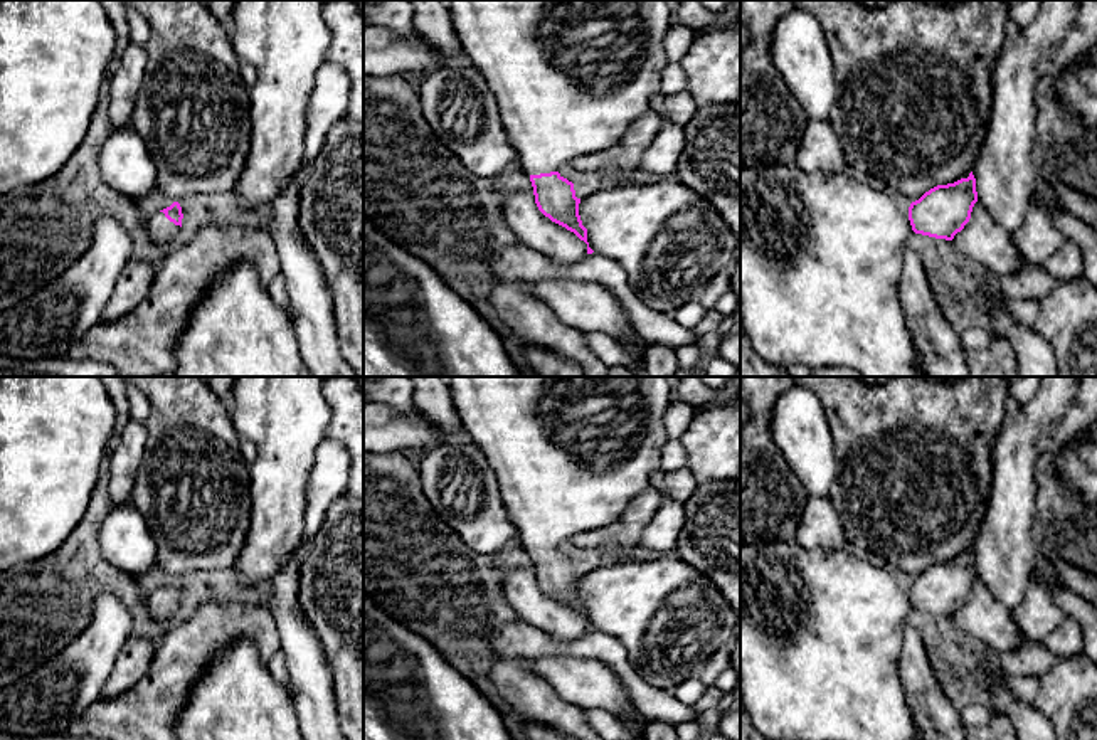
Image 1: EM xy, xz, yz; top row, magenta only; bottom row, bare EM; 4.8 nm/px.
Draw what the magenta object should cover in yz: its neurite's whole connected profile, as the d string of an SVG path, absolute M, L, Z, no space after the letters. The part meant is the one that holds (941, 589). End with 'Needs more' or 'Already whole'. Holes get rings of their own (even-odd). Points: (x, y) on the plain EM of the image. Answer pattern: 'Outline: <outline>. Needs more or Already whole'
Outline: M796 540L769 542L766 545L740 545L740 701L754 730L766 740L919 740L910 705L898 678L904 629L910 612L922 610L952 617L971 595L978 579L976 555L937 562L905 585L890 567L877 567L843 550L806 550Z. Needs more

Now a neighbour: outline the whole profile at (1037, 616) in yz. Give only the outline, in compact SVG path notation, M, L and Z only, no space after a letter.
M1040 580L1030 582L1025 597L1011 614L1020 629L1016 649L1043 644L1043 639L1065 619L1053 600L1052 589Z

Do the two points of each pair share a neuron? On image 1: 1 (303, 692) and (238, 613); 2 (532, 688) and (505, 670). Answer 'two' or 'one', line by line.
1: two
2: one

